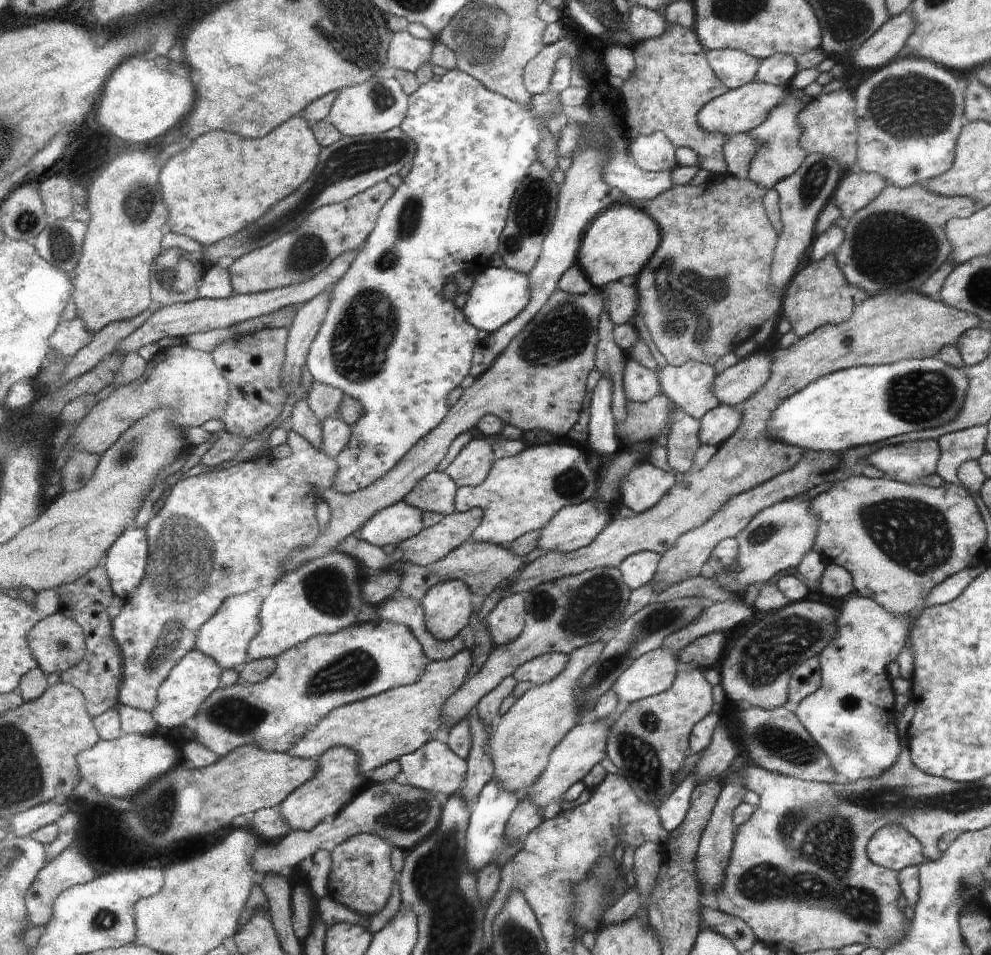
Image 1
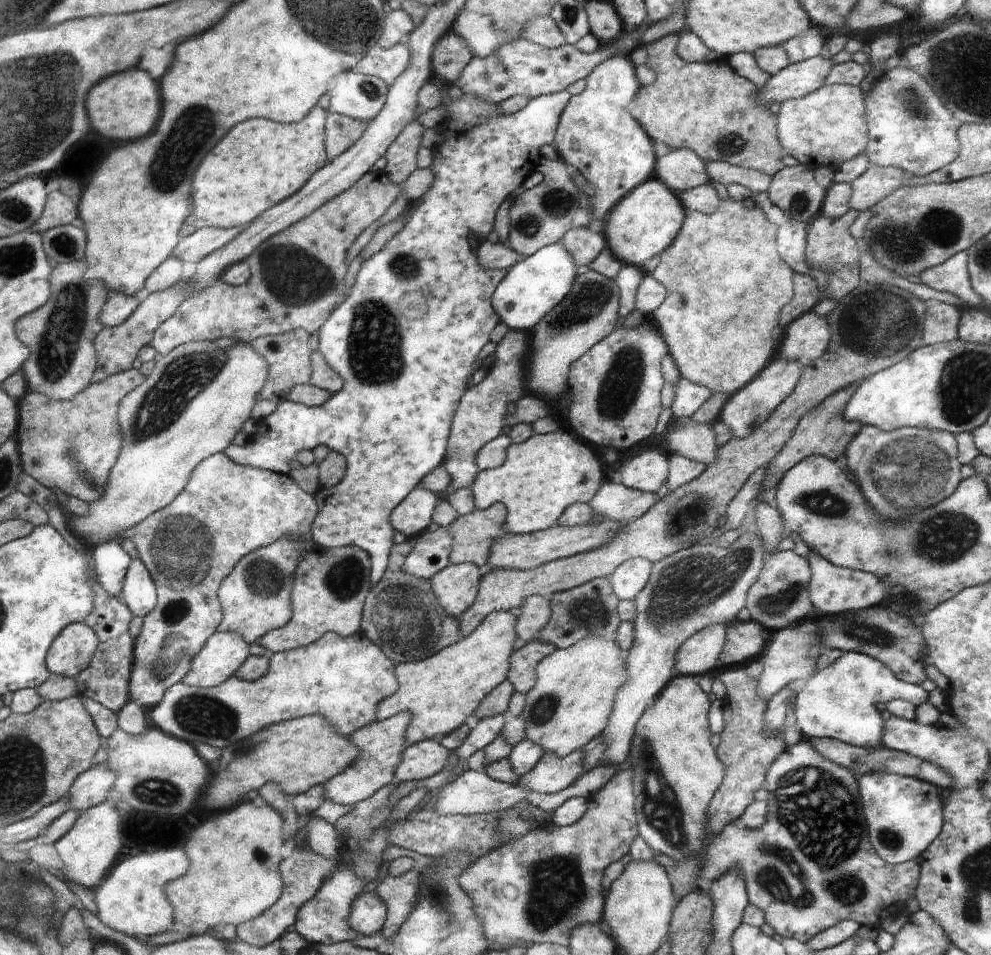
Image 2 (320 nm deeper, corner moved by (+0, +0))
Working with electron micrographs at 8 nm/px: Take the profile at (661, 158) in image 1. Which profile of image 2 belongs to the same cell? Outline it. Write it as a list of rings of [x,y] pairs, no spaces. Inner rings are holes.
[[[672,149],[658,158],[655,175],[677,194],[710,183],[706,162],[689,149]]]

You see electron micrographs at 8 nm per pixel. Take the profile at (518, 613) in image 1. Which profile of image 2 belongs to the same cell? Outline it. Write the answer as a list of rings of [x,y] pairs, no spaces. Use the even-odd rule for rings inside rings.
[[[530,596],[518,610],[520,610],[517,626],[518,638],[523,641],[523,644],[538,640],[541,631],[550,619],[550,598]]]

